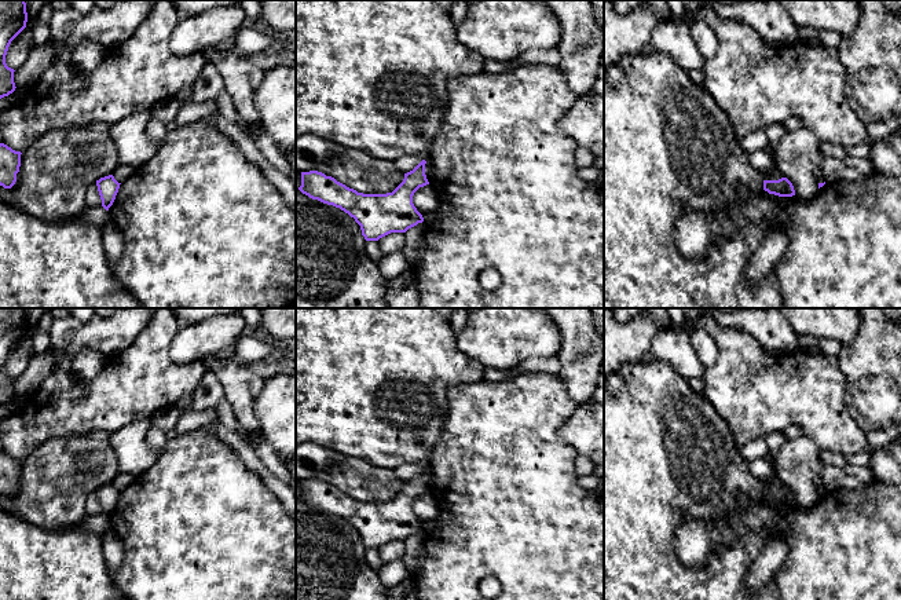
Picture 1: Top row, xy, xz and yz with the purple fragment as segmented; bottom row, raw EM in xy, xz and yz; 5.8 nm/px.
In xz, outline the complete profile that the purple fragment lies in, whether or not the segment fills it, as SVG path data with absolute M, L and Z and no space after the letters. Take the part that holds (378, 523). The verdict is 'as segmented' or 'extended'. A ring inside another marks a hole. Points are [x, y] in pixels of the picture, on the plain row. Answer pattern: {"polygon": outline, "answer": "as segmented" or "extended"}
{"polygon": "M422 468L404 482L403 490L387 502L363 502L318 479L301 480L298 498L312 508L340 516L360 534L366 549L378 549L391 541L406 541L424 530L413 512L414 501L429 493Z", "answer": "as segmented"}

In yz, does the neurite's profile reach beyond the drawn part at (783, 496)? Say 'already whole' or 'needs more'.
already whole

